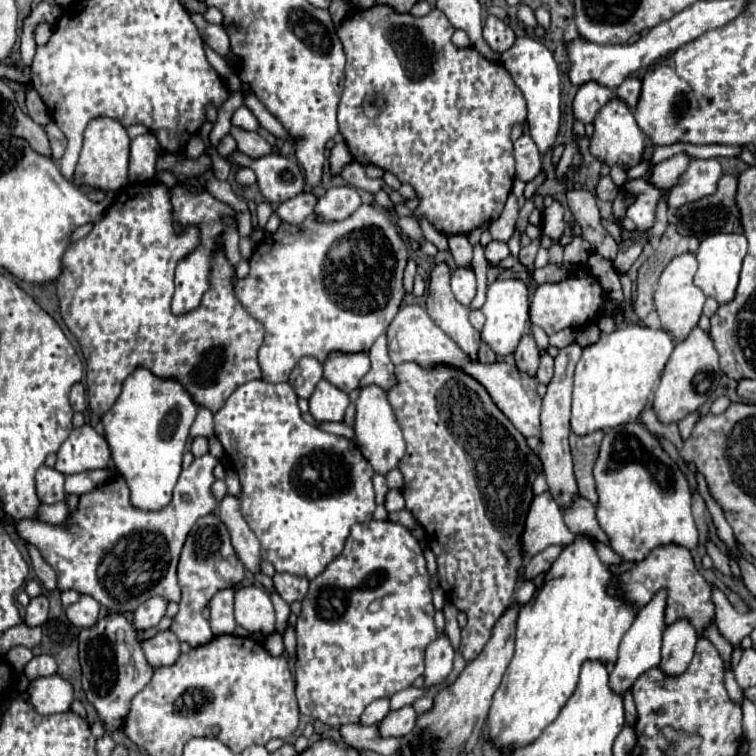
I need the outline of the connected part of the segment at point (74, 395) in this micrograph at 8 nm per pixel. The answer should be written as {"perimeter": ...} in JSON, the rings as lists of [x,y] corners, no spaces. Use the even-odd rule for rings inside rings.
{"perimeter":[[[76,383],[76,385],[72,387],[70,405],[72,405],[74,411],[84,411],[84,409],[86,409],[86,391],[84,391],[82,383]]]}

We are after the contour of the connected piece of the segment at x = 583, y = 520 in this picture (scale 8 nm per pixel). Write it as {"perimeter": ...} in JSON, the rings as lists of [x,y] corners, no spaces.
{"perimeter":[[[578,497],[570,509],[562,511],[562,515],[564,515],[568,529],[572,529],[572,533],[576,533],[576,535],[584,533],[584,535],[594,537],[596,541],[608,543],[606,533],[600,529],[598,521],[596,521],[596,507],[588,499]]]}

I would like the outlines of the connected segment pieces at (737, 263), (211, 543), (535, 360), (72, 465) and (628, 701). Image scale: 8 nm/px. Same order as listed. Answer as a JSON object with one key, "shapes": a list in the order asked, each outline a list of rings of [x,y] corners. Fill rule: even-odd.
{"shapes":[[[[716,233],[712,237],[706,237],[700,243],[700,249],[696,251],[698,257],[698,271],[694,277],[694,283],[704,291],[706,297],[714,297],[720,305],[730,303],[736,297],[736,287],[738,287],[738,277],[742,269],[742,259],[746,255],[748,241],[744,235],[738,233]]],[[[208,515],[202,517],[200,521],[196,521],[196,525],[192,527],[186,545],[182,549],[180,555],[180,563],[178,563],[178,583],[182,587],[182,599],[180,599],[180,609],[176,613],[176,617],[172,619],[170,631],[186,641],[190,647],[200,647],[206,645],[214,639],[214,633],[208,625],[208,621],[202,617],[202,609],[210,603],[210,599],[214,597],[216,591],[220,589],[234,589],[242,583],[244,579],[244,565],[238,559],[232,543],[230,543],[230,535],[228,529],[224,527],[224,523],[220,521],[218,515]]],[[[524,335],[520,339],[520,345],[518,345],[514,357],[516,357],[516,365],[520,371],[524,371],[530,377],[536,377],[536,369],[540,365],[540,351],[538,351],[532,335]]],[[[90,425],[72,429],[70,437],[58,451],[56,469],[64,475],[82,473],[88,469],[104,469],[110,463],[108,441]]],[[[630,691],[624,695],[624,711],[626,711],[626,725],[634,725],[636,723],[636,709],[634,709],[634,701],[632,701]]]]}

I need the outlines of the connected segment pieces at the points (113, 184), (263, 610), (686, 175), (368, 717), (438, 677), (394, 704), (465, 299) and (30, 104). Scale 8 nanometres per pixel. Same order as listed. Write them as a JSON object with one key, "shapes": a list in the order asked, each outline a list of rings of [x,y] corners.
{"shapes":[[[[110,117],[92,119],[84,131],[84,147],[76,167],[74,183],[100,187],[104,191],[120,189],[120,185],[128,183],[128,153],[130,153],[130,137],[126,133],[126,127],[122,127],[116,119]]],[[[238,587],[234,603],[236,623],[248,629],[250,633],[270,635],[274,631],[276,613],[272,601],[264,589],[258,587]]],[[[690,159],[688,169],[680,175],[678,183],[664,195],[664,199],[670,207],[678,209],[684,203],[692,203],[706,195],[712,195],[720,177],[722,167],[718,159]]],[[[376,699],[360,715],[360,725],[376,725],[388,715],[388,711],[388,699]]],[[[438,637],[428,645],[426,657],[424,657],[424,687],[432,687],[442,683],[450,671],[454,661],[454,649],[448,641],[448,637]]],[[[408,687],[408,689],[402,689],[398,693],[394,693],[390,697],[390,709],[396,711],[400,707],[406,707],[406,705],[412,705],[416,699],[424,697],[426,695],[426,689],[416,689],[416,687]]],[[[456,269],[456,273],[452,273],[450,287],[452,287],[454,297],[462,305],[470,305],[470,301],[476,295],[476,277],[474,277],[474,271],[470,271],[470,269]]],[[[30,89],[30,91],[26,93],[26,107],[28,107],[28,115],[30,115],[36,123],[46,125],[46,123],[51,120],[48,111],[46,111],[46,107],[44,107],[44,103],[42,103],[42,99],[40,99],[40,95],[36,93],[36,89]]]]}

